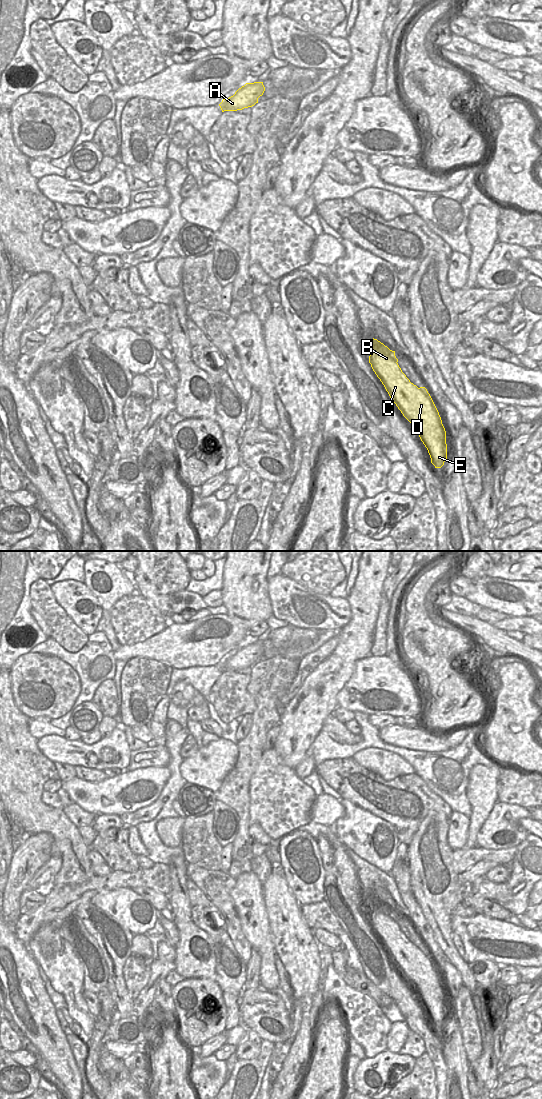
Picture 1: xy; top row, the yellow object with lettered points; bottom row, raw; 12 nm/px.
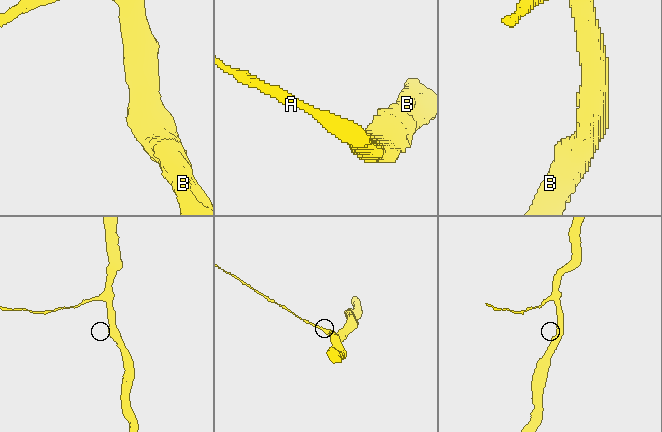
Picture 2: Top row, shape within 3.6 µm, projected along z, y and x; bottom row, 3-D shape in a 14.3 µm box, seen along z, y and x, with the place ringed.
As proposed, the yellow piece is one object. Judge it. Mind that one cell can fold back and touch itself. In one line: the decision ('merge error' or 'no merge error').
no merge error

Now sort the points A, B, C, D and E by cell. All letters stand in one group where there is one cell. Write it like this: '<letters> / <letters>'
A B C D E

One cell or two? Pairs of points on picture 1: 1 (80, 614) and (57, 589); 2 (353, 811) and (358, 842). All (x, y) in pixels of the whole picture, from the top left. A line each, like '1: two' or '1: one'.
1: one
2: one

